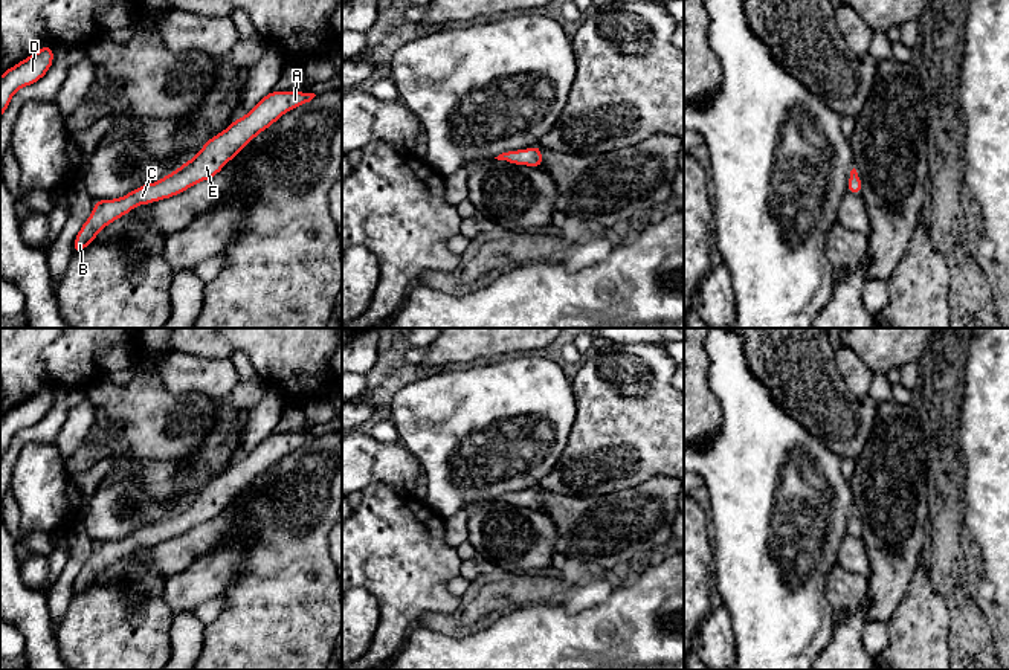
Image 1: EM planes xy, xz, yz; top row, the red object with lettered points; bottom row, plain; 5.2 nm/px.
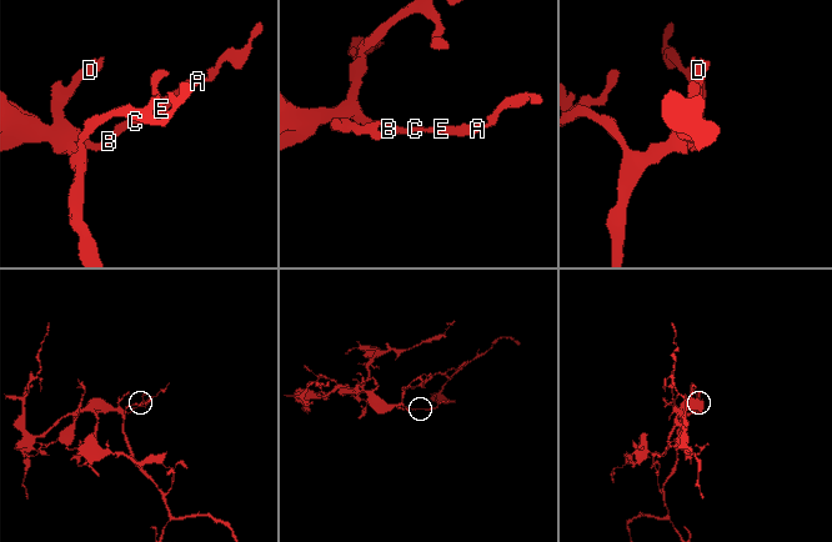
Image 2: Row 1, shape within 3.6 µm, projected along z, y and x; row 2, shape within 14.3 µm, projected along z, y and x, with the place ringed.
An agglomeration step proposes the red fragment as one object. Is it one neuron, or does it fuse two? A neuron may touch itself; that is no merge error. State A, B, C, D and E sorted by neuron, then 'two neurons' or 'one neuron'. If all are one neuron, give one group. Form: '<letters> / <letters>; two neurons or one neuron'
A B C D E; one neuron

